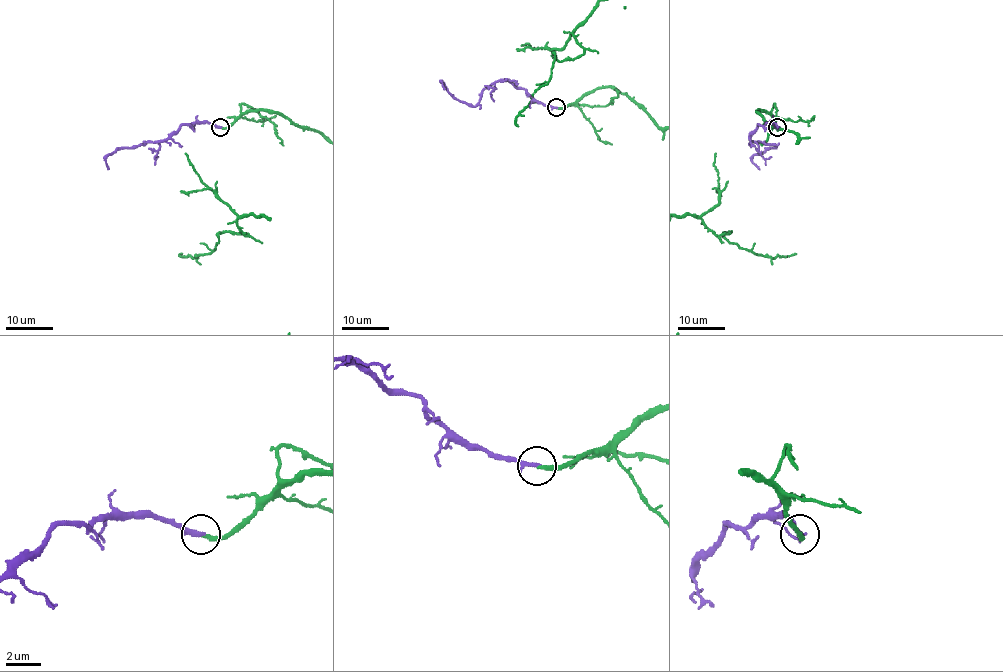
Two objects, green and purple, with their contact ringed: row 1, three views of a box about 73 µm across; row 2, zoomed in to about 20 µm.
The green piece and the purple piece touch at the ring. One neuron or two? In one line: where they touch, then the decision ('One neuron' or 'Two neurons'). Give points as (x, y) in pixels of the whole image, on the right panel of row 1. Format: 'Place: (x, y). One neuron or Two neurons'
Place: (777, 127). One neuron

